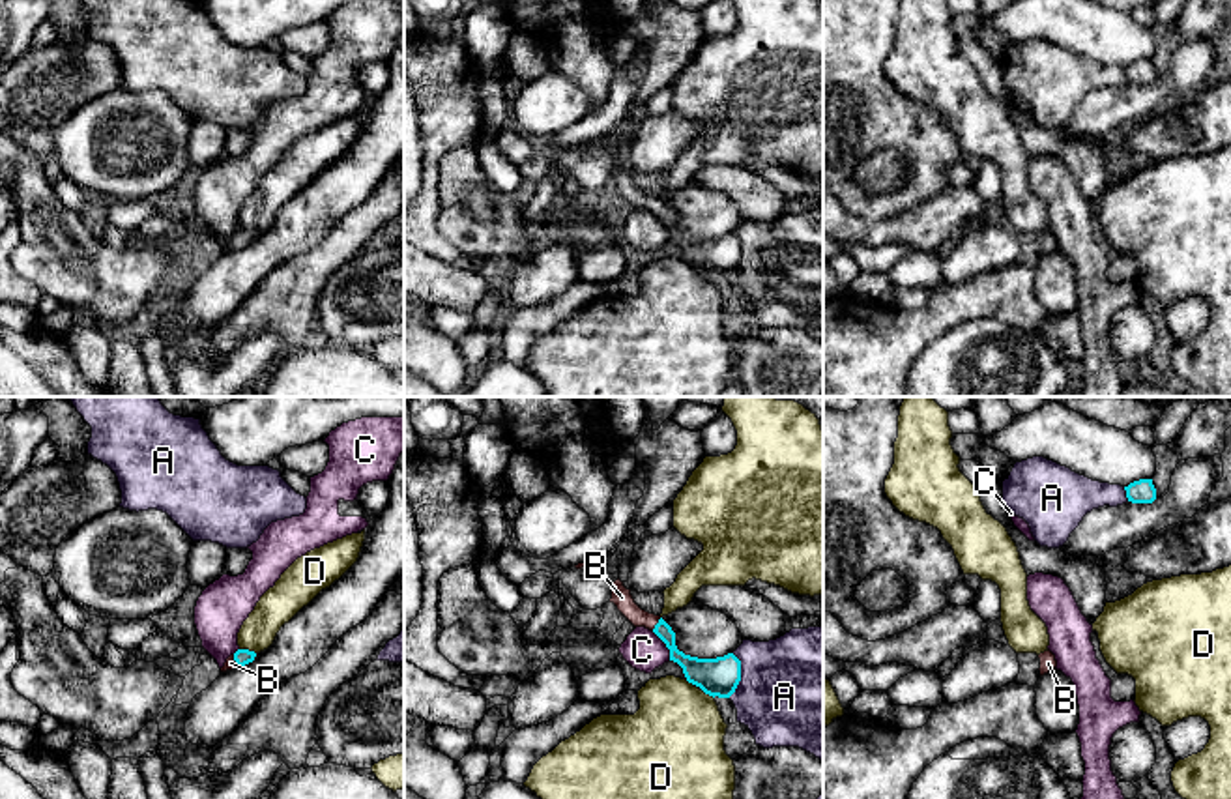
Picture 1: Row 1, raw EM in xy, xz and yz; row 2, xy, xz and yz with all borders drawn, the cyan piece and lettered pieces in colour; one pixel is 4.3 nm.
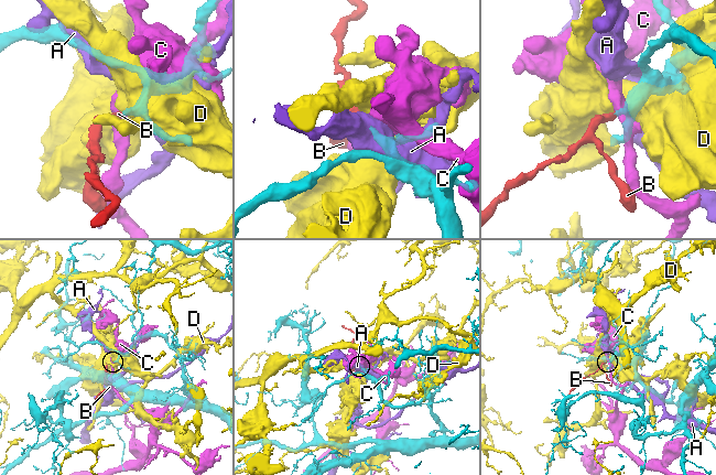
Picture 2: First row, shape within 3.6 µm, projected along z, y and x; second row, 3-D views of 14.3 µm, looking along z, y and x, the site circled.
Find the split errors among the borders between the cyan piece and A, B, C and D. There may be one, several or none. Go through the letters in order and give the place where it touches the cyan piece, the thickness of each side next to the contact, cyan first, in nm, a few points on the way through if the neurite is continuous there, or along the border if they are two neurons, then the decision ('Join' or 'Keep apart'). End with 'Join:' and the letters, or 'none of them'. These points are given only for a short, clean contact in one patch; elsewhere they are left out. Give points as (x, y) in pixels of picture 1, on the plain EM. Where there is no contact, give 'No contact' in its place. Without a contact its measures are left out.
A: Touches cyan at xz (739, 257). Thickness 160 nm (cyan) against 480 nm. Keep apart
B: Touches cyan at xz (657, 204). Thickness 100 nm (cyan) against 90 nm. Path across: xz (695, 249), (672, 229), (657, 204), (640, 199), (622, 178). Join
C: Touches cyan at xz (666, 227). Thickness 160 nm (cyan) against 170 nm. Keep apart
D: Touches cyan at xy (247, 231). Thickness 70 nm (cyan) against 160 nm. Keep apart
Join: B

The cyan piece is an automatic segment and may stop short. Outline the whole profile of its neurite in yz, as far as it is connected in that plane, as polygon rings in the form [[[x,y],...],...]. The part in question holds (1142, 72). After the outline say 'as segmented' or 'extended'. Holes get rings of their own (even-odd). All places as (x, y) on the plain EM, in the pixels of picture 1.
[[[1139,60],[1124,67],[1126,79],[1132,84],[1152,84],[1156,80],[1156,69],[1152,60]]] | as segmented

